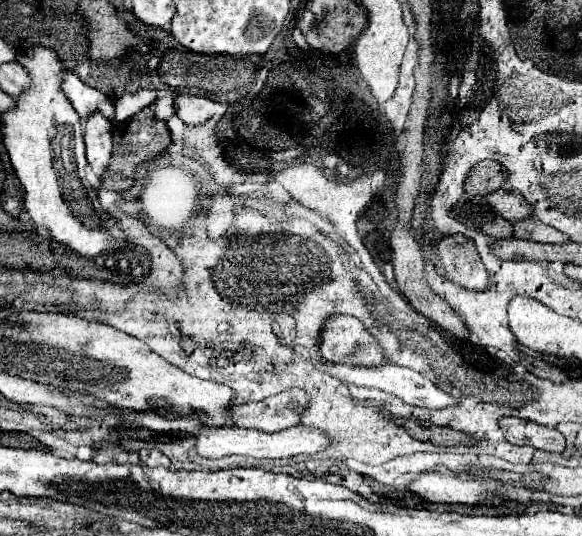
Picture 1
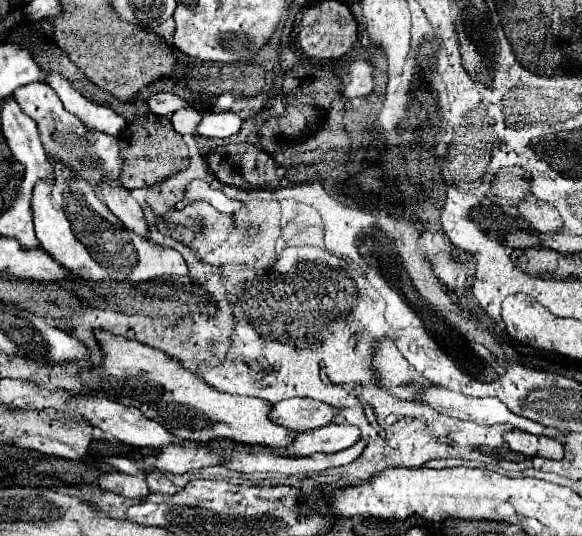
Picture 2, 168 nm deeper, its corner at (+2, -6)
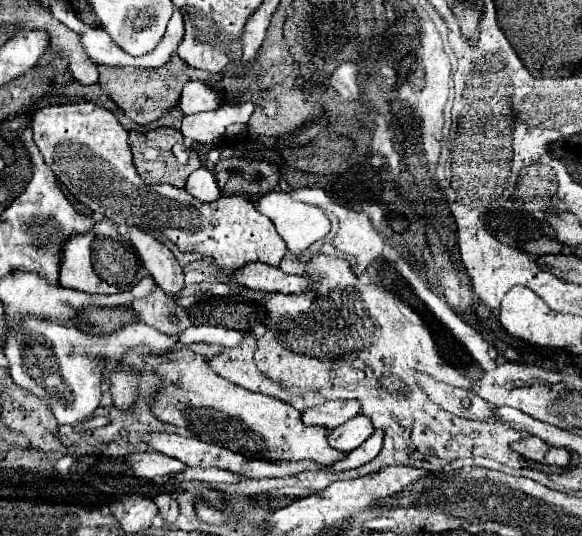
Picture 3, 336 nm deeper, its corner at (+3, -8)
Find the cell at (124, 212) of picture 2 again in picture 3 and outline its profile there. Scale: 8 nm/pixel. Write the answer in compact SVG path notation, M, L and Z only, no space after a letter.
M130 225L128 231L130 231L130 241L136 247L148 273L162 287L164 293L174 297L184 287L184 273L172 251L144 229Z

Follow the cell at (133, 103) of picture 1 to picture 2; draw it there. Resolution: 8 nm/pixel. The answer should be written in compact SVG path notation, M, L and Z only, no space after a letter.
M157 93L157 95L153 95L153 97L149 99L149 109L151 109L151 113L161 115L161 117L167 117L167 115L171 115L171 113L175 113L177 109L183 109L183 107L187 107L187 101L179 99L179 97L173 95L173 93Z

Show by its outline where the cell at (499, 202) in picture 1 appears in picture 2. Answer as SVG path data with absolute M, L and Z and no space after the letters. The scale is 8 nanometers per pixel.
M529 195L523 203L519 203L519 213L539 233L559 233L563 227L559 211L549 203L535 199L533 195Z

